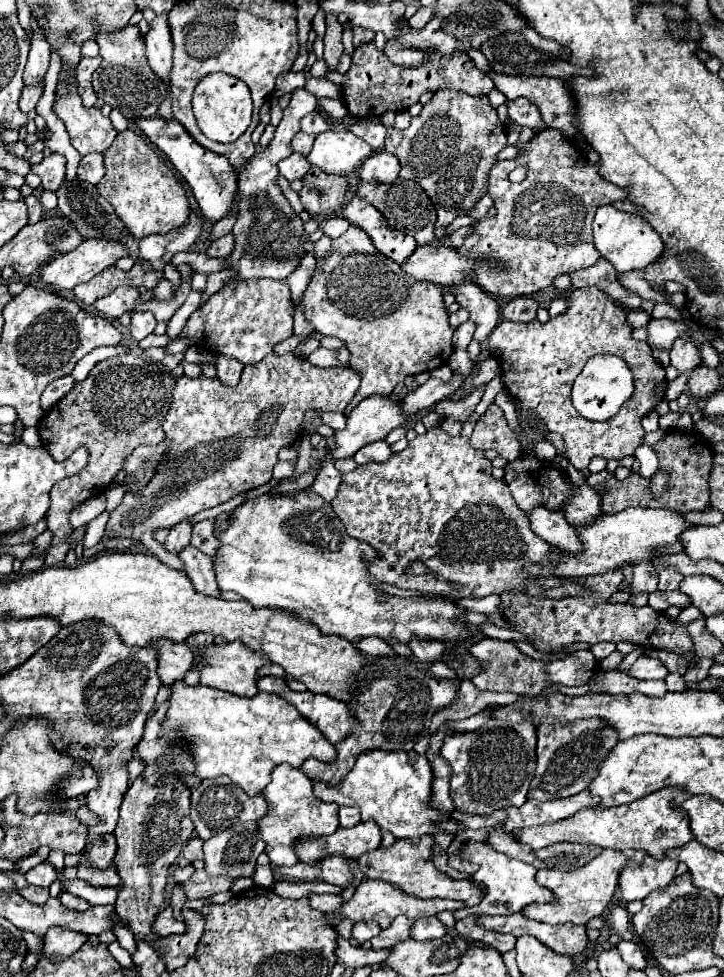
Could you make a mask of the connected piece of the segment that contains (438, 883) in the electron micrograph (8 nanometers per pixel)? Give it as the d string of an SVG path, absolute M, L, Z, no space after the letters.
M422 835L418 843L412 843L410 839L396 839L388 849L380 847L368 853L362 853L358 857L360 871L368 879L382 879L400 891L412 895L412 897L442 897L442 899L454 899L454 901L464 901L468 907L478 905L482 901L482 891L478 883L472 881L456 881L442 871L436 869L430 849L434 845L434 839L430 835Z

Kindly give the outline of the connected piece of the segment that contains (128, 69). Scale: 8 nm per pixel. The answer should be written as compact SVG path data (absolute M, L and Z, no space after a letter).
M126 25L124 29L116 29L112 33L100 31L96 35L96 43L100 47L102 65L94 71L92 85L104 103L120 109L120 113L126 119L138 119L138 117L154 117L162 101L166 99L166 85L160 77L150 69L146 55L144 55L144 39L138 25Z

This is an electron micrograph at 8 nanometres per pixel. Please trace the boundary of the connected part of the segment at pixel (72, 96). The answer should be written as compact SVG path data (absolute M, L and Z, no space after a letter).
M74 83L60 85L54 101L54 113L64 121L72 139L72 147L80 155L104 153L116 139L118 131L110 119L104 117L96 107L84 107Z

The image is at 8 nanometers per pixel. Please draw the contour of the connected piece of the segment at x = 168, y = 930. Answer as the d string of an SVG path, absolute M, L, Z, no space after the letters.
M166 907L154 921L152 925L152 933L158 935L158 937L168 937L168 935L182 935L186 931L186 925L182 921L176 921L172 917L172 909Z

